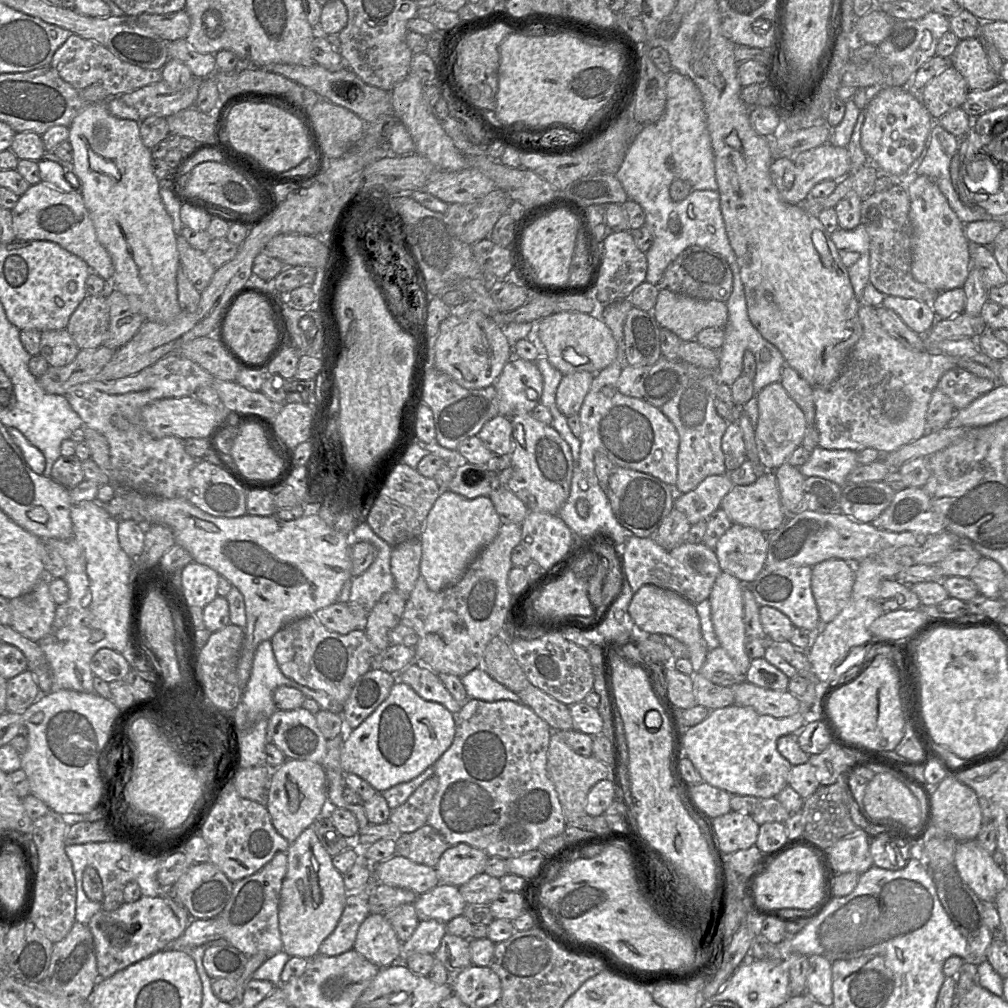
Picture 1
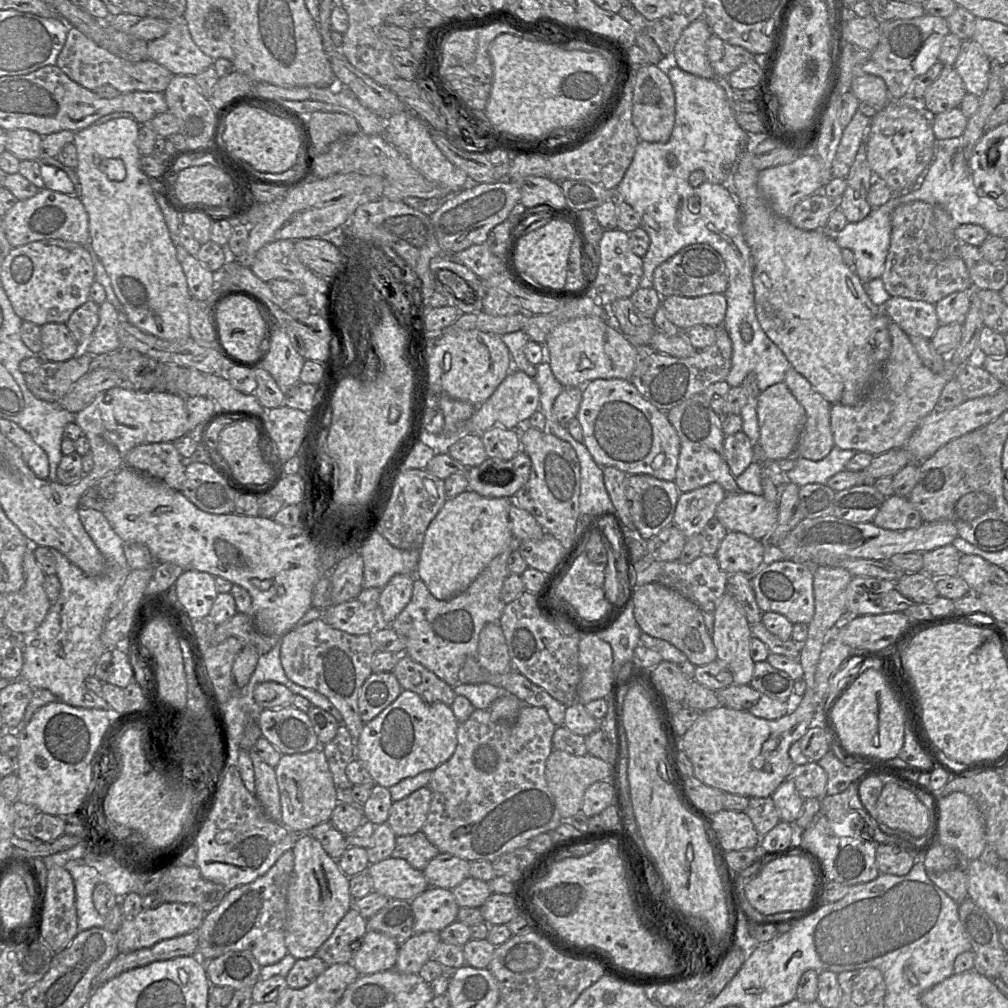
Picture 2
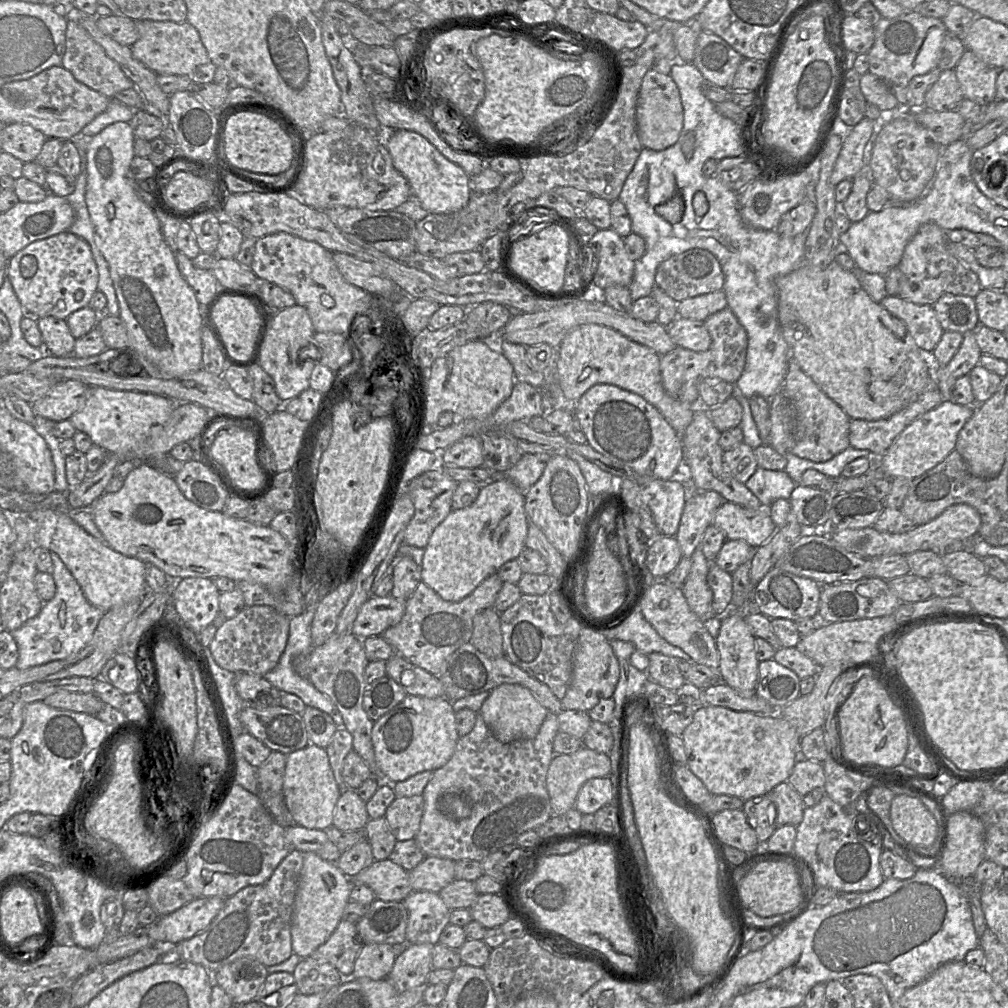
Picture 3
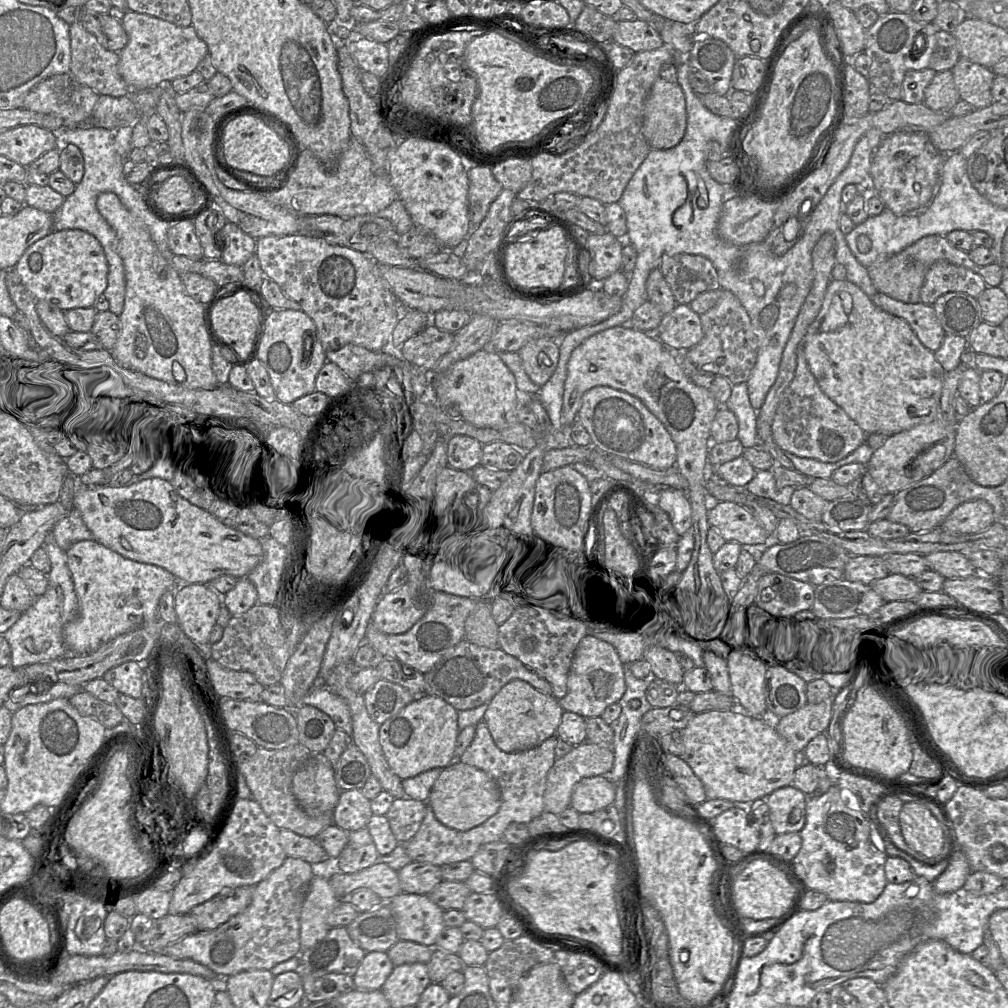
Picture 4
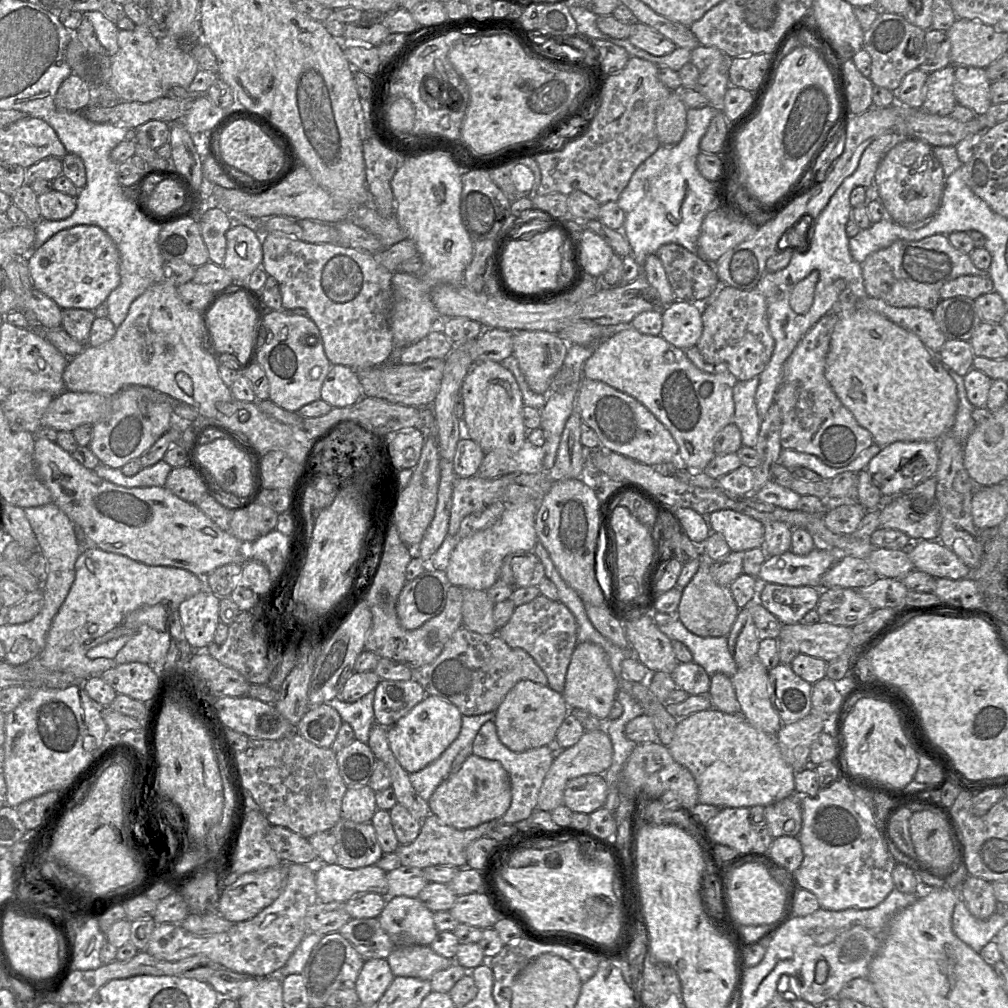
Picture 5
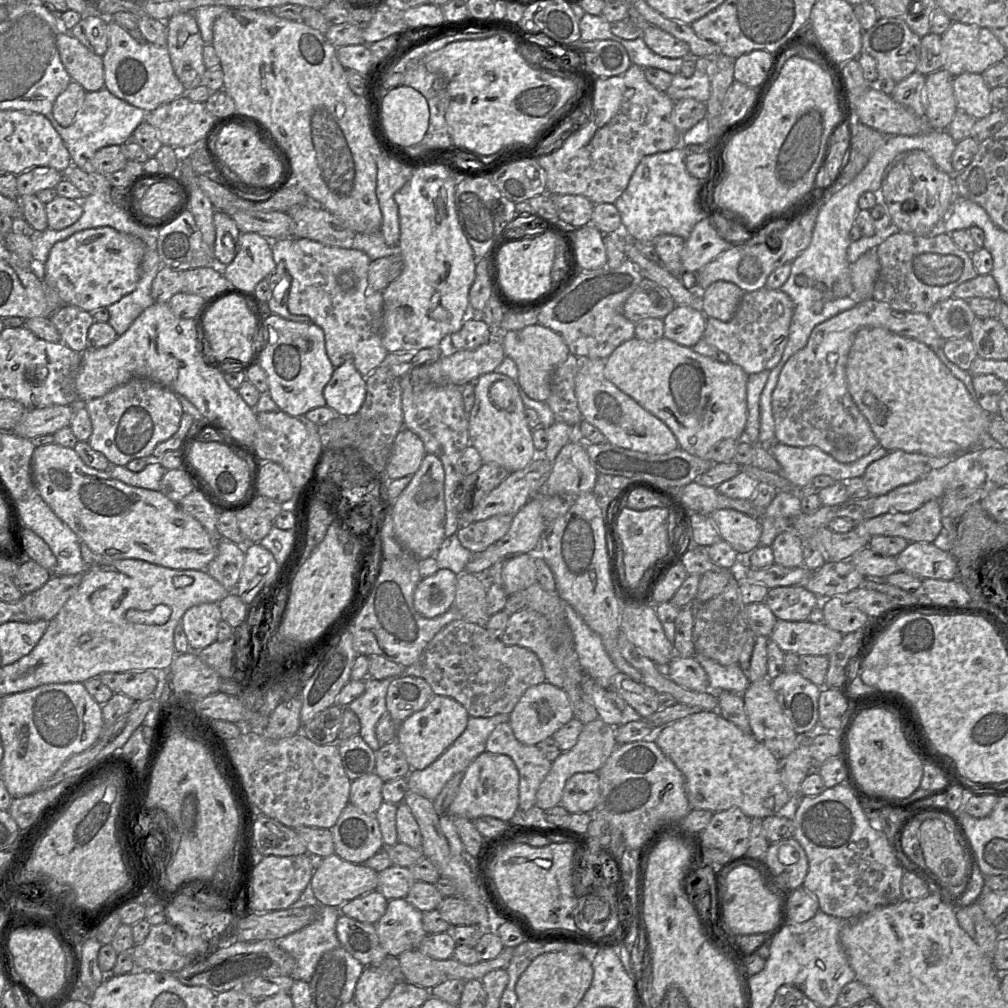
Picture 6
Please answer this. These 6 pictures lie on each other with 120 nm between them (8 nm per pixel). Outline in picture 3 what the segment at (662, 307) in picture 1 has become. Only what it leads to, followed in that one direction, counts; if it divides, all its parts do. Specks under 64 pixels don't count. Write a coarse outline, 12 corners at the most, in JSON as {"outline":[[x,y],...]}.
{"outline":[[723,290],[677,302],[679,317],[705,321],[727,307]]}

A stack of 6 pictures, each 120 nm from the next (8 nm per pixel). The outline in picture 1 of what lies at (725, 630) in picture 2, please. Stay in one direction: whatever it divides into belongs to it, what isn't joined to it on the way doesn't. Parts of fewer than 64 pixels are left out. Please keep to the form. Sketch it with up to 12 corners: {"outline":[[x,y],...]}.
{"outline":[[722,571],[709,600],[719,644],[741,674],[745,651],[740,580]]}

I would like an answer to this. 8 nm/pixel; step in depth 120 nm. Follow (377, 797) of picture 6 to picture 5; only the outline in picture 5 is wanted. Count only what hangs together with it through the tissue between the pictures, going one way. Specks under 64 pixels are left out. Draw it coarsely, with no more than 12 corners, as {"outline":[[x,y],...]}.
{"outline":[[368,785],[348,788],[341,818],[371,823],[376,792]]}

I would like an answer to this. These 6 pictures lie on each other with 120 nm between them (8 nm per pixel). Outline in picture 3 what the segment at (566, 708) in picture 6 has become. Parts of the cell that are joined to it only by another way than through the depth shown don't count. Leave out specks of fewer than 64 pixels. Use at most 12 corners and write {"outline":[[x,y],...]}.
{"outline":[[519,684],[478,712],[502,743],[533,739],[548,710]]}

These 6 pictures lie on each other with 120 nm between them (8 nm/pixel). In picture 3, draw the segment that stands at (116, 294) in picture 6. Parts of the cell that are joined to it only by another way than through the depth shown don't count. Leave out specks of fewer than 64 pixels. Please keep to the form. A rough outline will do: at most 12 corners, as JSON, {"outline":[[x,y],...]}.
{"outline":[[69,231],[34,241],[6,276],[27,315],[64,320],[99,278]]}

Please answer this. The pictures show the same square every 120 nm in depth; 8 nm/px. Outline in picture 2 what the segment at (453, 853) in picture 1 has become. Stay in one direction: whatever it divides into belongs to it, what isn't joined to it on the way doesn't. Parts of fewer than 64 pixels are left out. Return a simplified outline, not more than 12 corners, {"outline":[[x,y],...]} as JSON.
{"outline":[[439,853],[423,874],[429,887],[452,890],[470,876],[469,861]]}

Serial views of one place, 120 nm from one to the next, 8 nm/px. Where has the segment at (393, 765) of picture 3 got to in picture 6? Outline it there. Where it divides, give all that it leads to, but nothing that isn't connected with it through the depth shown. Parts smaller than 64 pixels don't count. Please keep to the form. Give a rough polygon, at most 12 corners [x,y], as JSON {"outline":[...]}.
{"outline":[[434,695],[399,724],[396,741],[422,770],[464,732],[469,714]]}

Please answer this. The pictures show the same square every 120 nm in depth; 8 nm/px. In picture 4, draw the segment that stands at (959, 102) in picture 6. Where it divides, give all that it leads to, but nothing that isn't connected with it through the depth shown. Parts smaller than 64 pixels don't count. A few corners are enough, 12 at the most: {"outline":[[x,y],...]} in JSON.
{"outline":[[960,57],[951,70],[960,99],[994,101],[991,68]]}

